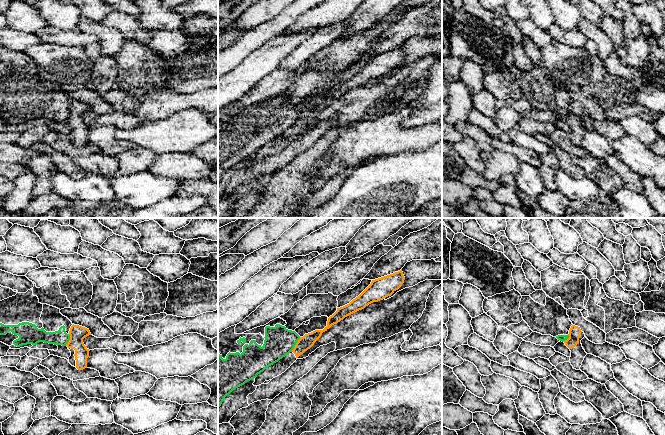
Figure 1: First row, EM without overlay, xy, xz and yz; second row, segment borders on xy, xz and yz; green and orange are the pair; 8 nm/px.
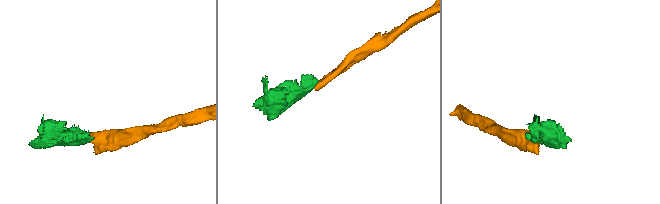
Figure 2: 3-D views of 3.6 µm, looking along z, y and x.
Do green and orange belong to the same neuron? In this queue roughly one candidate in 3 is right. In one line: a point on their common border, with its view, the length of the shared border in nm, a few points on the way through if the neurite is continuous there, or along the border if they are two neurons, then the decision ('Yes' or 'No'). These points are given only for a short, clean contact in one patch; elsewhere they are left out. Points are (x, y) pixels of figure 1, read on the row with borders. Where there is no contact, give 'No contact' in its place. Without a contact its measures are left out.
Touches green at xz (295, 344). Shared border 140 nm. Boundary: xz (300, 337), (291, 351). No

